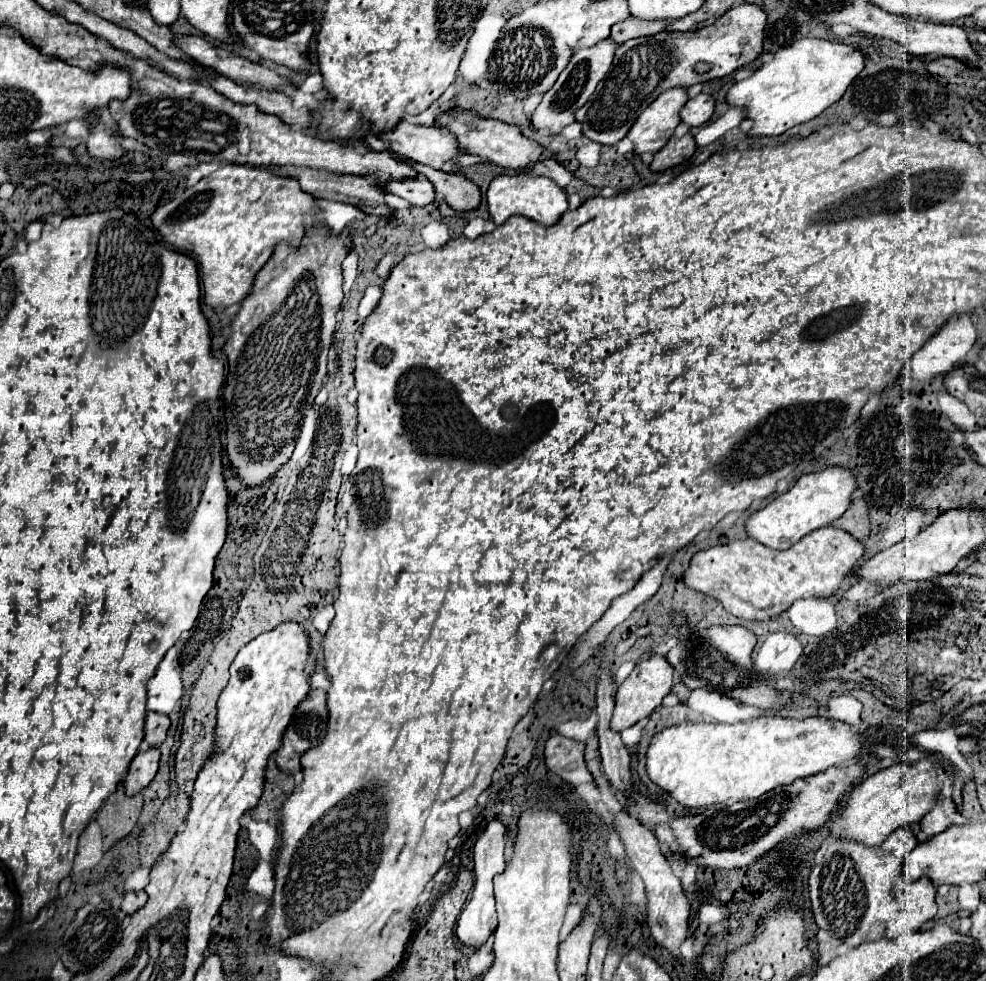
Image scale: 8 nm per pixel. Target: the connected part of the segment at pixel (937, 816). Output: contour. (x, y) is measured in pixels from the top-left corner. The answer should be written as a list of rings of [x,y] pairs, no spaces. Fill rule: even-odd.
[[[941,796],[941,798],[939,798],[939,804],[937,804],[931,812],[927,812],[927,814],[923,816],[923,820],[921,820],[921,830],[923,830],[929,838],[941,834],[947,826],[951,826],[949,816],[955,814],[955,812],[957,812],[955,802],[953,802],[951,798],[947,798],[947,796]]]

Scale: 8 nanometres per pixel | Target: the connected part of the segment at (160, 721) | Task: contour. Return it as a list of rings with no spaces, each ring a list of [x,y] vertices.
[[[147,712],[145,718],[145,738],[143,738],[143,748],[147,746],[159,746],[163,744],[165,736],[169,730],[169,716],[157,714],[157,712]]]

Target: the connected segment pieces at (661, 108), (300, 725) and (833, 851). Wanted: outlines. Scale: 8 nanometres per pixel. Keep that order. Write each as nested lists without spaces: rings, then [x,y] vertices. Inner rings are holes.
[[[675,86],[659,94],[635,120],[627,138],[635,144],[635,154],[659,152],[667,140],[673,136],[677,124],[681,122],[681,106],[689,100],[687,88]]]
[[[311,690],[309,698],[297,706],[285,736],[283,744],[275,754],[275,762],[281,772],[293,774],[301,772],[301,756],[323,742],[327,734],[329,710],[327,710],[327,692],[325,690]]]
[[[911,826],[897,828],[883,844],[879,846],[865,846],[857,840],[849,838],[829,838],[827,844],[821,848],[821,862],[811,868],[809,874],[809,894],[811,894],[811,906],[813,916],[819,928],[833,934],[833,938],[841,940],[849,946],[859,946],[863,942],[879,940],[879,938],[895,938],[903,932],[915,932],[919,930],[927,920],[935,918],[937,914],[937,902],[935,884],[923,876],[919,880],[909,880],[903,874],[903,860],[905,856],[919,844],[915,832]]]

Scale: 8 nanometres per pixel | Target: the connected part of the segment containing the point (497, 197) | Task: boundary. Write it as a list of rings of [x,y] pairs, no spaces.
[[[527,172],[515,174],[515,176],[501,174],[501,176],[495,176],[489,184],[487,204],[489,204],[489,214],[495,222],[495,226],[501,226],[509,216],[515,216],[515,214],[521,214],[521,216],[537,220],[545,226],[551,226],[567,210],[567,194],[563,188],[559,188],[547,176],[531,176]]]

